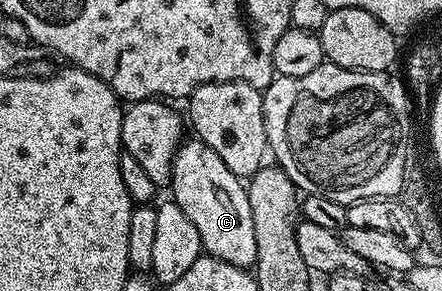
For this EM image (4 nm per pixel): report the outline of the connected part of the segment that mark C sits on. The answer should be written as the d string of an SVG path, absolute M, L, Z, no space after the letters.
M196 139L182 140L173 156L173 174L169 176L168 188L173 189L172 201L191 223L195 223L202 250L208 256L223 259L223 263L231 263L240 269L256 266L255 222L251 220L246 182L236 177L207 143Z

